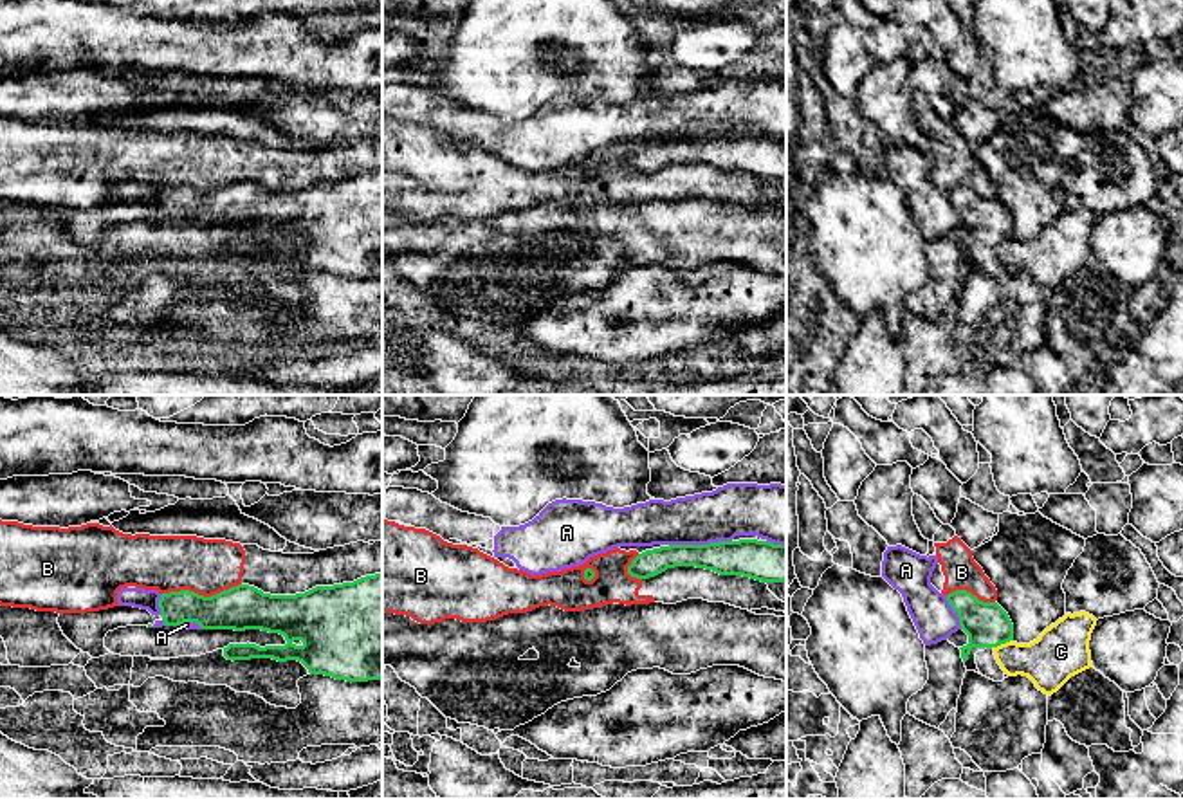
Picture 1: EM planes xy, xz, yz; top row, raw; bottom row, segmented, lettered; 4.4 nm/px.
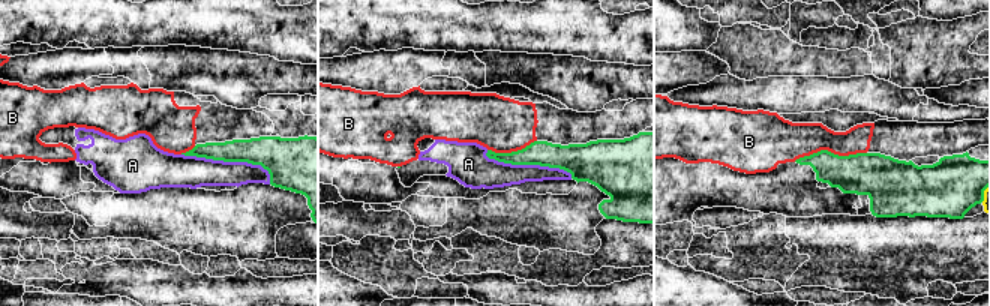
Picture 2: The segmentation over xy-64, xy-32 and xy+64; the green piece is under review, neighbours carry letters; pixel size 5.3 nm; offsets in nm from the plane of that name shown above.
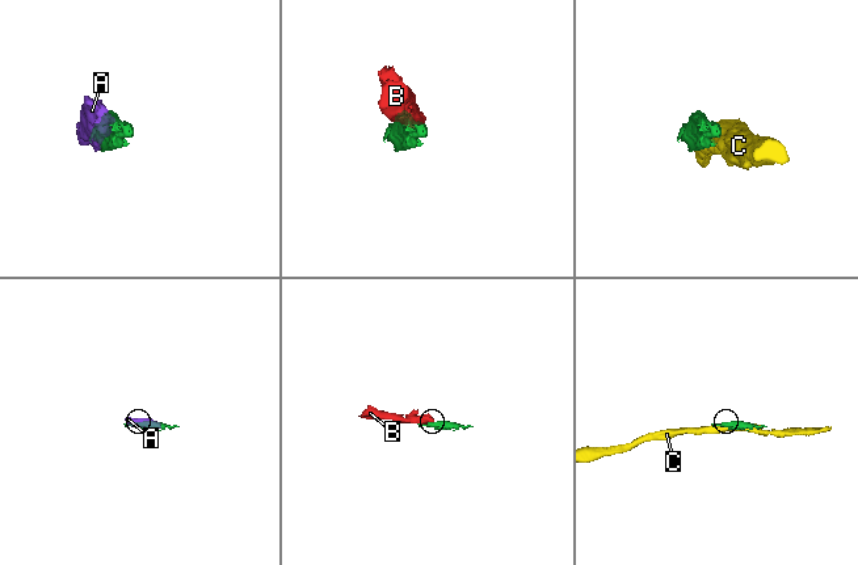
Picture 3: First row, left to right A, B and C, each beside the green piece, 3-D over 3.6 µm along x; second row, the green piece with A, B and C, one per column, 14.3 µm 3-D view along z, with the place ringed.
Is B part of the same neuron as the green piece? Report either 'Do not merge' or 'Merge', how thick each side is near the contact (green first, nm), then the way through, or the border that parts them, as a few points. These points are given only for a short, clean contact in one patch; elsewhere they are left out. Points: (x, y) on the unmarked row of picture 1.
Do not merge. Thickness 200 nm (green) against 260 nm

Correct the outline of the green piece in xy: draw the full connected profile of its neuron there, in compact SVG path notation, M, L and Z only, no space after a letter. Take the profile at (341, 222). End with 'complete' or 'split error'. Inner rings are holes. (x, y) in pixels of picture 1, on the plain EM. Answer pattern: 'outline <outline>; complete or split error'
outline M382 170L366 171L353 179L343 179L334 182L316 182L305 189L296 191L271 191L261 186L238 180L229 186L224 186L216 191L204 193L189 186L162 189L159 195L160 211L155 213L148 206L133 202L114 202L99 207L87 209L60 209L58 220L63 231L83 249L88 249L92 254L108 251L105 243L105 233L108 227L126 222L148 222L153 224L157 216L162 216L164 222L179 222L184 218L197 218L202 225L261 225L269 229L280 229L285 233L285 242L265 242L256 240L229 240L224 243L224 253L227 256L251 256L251 254L272 254L278 258L298 256L301 258L310 271L325 271L335 276L346 278L368 278L382 276Z; split error

